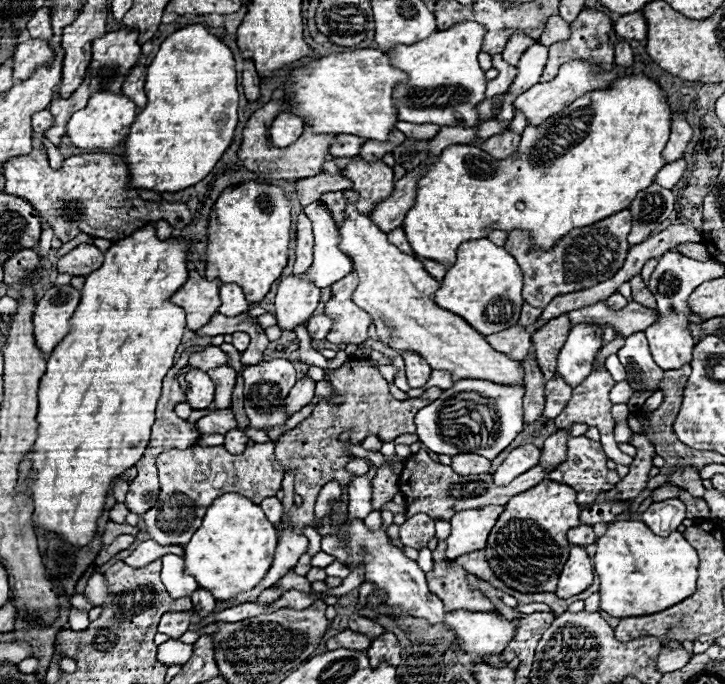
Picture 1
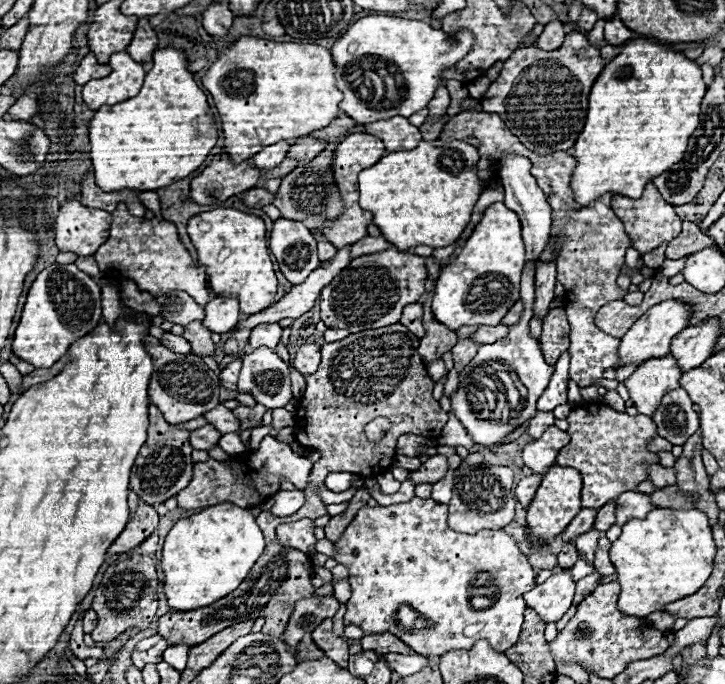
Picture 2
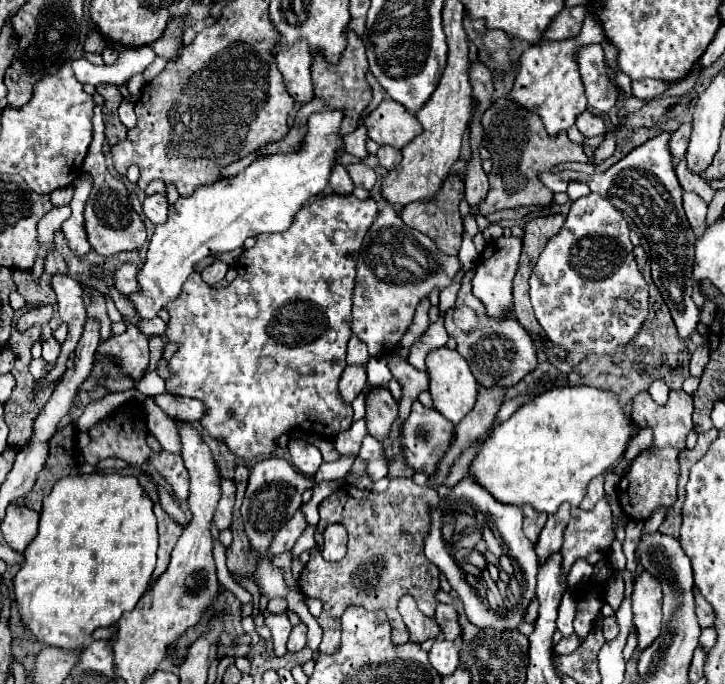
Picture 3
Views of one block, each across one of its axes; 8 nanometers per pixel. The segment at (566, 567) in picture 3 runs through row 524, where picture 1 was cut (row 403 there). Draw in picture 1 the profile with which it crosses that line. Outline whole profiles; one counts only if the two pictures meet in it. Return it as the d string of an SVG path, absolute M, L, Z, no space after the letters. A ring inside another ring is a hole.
M592 368L592 372L588 374L588 378L586 378L580 386L576 386L576 388L572 390L570 402L568 402L566 408L554 418L554 424L556 424L556 428L566 428L566 426L570 426L570 424L574 424L574 422L578 422L578 424L588 424L588 426L596 426L596 428L600 430L602 446L604 446L604 452L607 458L613 460L616 464L630 465L632 457L624 454L624 452L618 448L618 444L614 442L614 434L612 434L612 430L614 430L614 418L612 418L612 414L610 414L612 402L610 402L610 398L608 398L608 392L610 392L610 388L612 388L614 384L616 384L616 382L614 382L612 376L606 372L606 368Z

